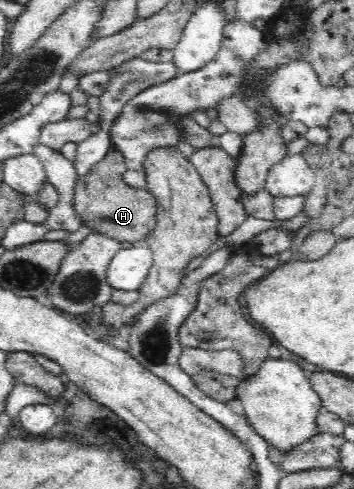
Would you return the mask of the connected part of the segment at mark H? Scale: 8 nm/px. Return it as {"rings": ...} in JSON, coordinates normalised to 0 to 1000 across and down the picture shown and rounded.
{"rings":[[[314,290],[294,325],[249,354],[218,356],[203,397],[203,425],[215,444],[251,468],[336,495],[404,497],[418,474],[438,462],[441,409],[418,391],[362,382],[345,370],[359,348],[350,315]]]}

